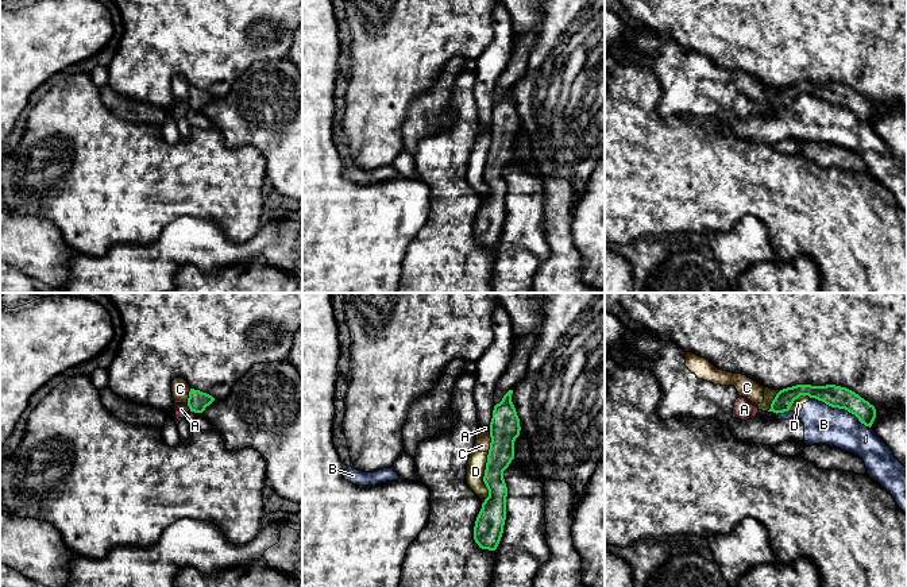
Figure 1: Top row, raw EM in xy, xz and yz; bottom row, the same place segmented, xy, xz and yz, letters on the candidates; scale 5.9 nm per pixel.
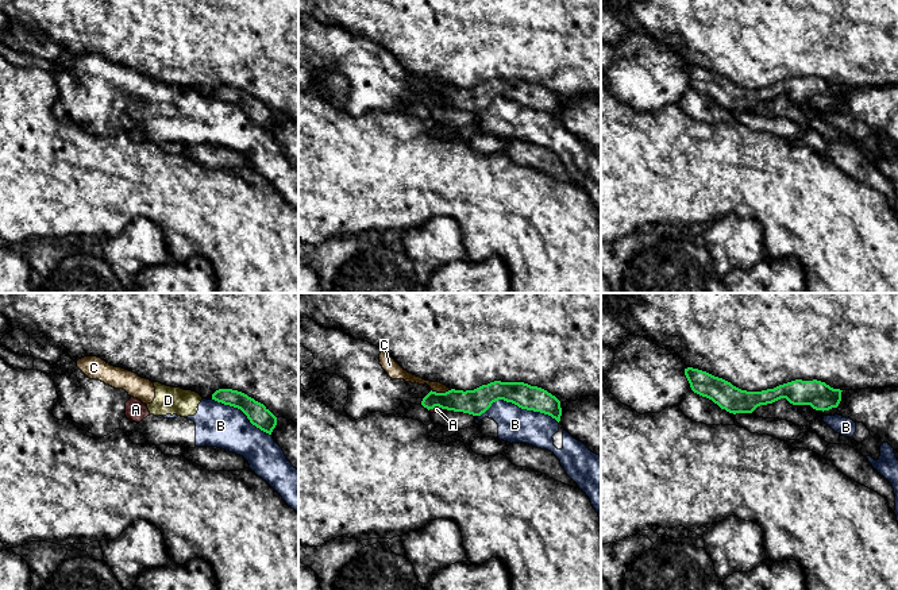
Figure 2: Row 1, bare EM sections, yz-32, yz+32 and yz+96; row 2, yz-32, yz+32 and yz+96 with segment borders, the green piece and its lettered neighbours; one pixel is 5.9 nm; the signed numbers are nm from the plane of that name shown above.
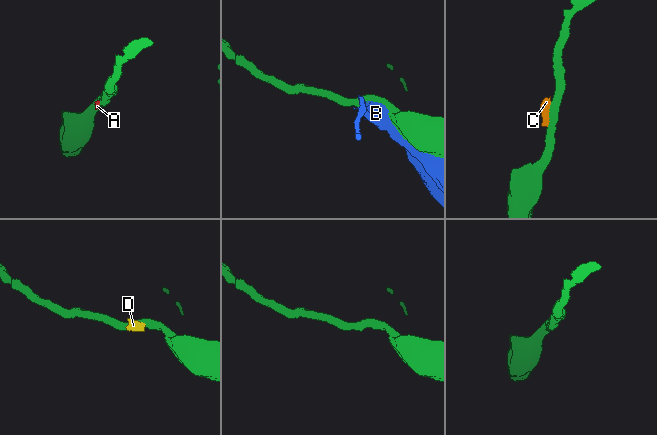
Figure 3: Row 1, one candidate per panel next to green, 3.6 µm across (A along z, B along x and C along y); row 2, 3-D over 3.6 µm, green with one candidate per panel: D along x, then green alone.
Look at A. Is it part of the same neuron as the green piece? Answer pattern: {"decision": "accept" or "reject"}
{"decision": "reject"}

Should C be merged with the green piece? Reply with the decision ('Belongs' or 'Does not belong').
Does not belong

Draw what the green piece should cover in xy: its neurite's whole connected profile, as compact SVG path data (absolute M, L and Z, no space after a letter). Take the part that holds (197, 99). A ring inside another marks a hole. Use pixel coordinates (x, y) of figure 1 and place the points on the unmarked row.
M190 86L189 96L188 96L188 104L190 109L194 111L202 111L207 104L209 104L215 96L207 90L202 90L200 88Z

